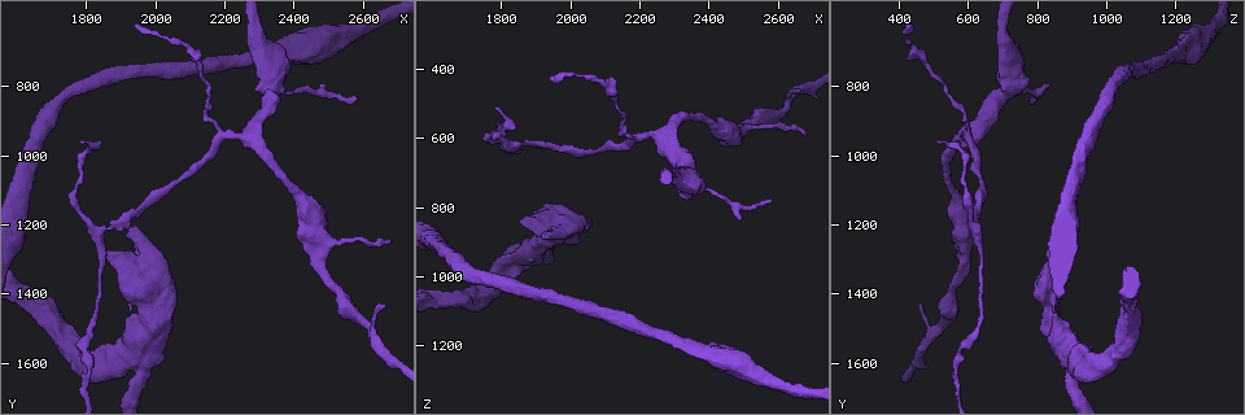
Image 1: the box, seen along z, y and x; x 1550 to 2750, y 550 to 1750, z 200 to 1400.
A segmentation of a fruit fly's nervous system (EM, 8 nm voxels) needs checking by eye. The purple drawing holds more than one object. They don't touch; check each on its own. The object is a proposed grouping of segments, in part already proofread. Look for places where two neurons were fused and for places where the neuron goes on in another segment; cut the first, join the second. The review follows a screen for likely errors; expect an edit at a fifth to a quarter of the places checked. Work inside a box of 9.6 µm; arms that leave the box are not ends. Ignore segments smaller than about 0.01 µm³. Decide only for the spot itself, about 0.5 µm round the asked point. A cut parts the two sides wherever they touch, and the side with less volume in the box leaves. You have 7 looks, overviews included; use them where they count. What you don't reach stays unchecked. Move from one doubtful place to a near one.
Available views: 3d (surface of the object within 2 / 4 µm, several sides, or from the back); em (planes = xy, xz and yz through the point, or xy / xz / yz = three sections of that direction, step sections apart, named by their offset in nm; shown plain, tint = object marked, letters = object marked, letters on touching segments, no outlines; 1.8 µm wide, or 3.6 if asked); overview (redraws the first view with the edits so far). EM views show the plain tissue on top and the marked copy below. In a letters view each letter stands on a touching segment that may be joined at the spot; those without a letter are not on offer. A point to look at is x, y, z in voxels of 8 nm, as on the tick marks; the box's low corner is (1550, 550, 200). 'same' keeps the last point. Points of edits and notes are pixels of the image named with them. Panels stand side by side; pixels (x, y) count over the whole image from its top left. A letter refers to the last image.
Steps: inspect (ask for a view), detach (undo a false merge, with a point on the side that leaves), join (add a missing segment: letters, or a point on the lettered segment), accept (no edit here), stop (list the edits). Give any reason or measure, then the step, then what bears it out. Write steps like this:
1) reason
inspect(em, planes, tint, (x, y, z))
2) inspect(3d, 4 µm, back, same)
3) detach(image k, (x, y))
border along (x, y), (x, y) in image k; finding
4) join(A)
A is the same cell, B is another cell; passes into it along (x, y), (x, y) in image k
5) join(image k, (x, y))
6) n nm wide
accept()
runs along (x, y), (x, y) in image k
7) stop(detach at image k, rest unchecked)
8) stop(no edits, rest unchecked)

four or more arms meet
inspect(em, planes, letters, (2340, 810, 700))

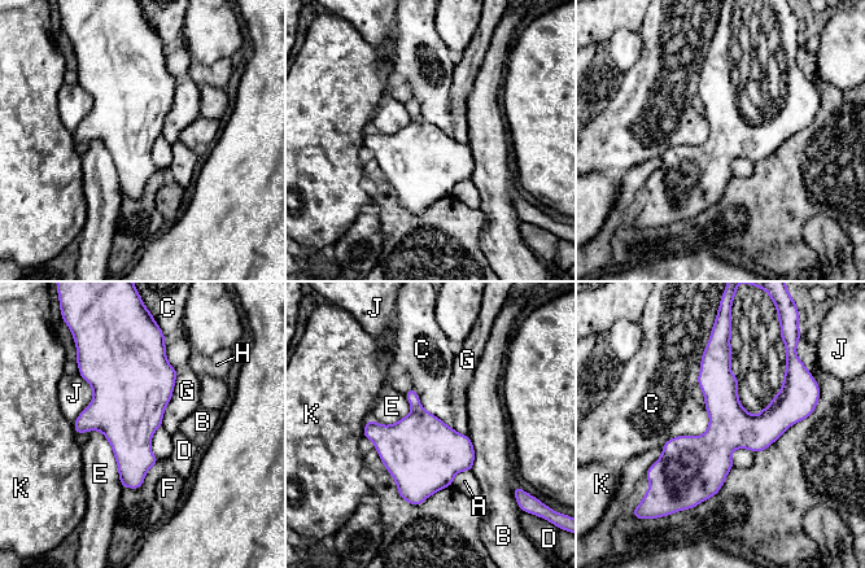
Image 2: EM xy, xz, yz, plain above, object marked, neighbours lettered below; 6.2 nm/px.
accept()
A, B, C, D, E, F, G, H, J and K are other cells; border along (706, 407), (700, 435), (662, 446) in image 2; continuous, no second neuron

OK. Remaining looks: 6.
inspect(3d, 2 µm, (1850, 1280, 830))

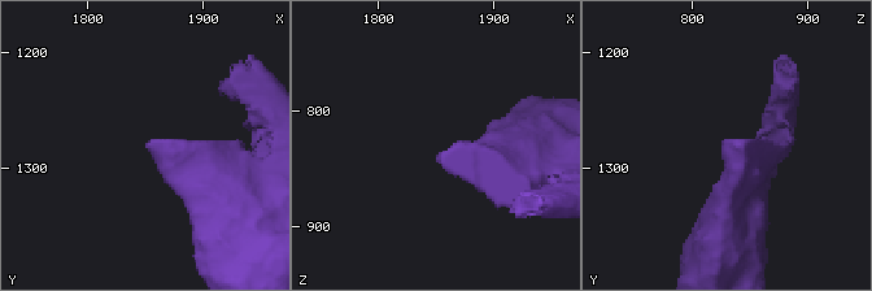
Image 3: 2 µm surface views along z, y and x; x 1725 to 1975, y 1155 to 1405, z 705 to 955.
now the EM
inspect(em, planes, letters, (1854, 1276, 838))

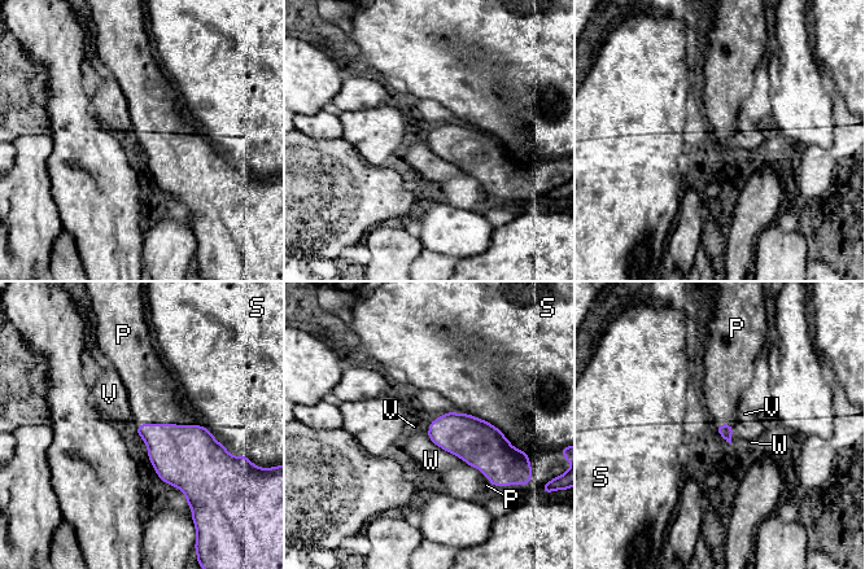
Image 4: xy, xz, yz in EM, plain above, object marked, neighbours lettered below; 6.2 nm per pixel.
join(P)
P is the same cell, S, V and W are other cells; it goes on there

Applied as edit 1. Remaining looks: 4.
stop(join at image 4, rest unchecked)

